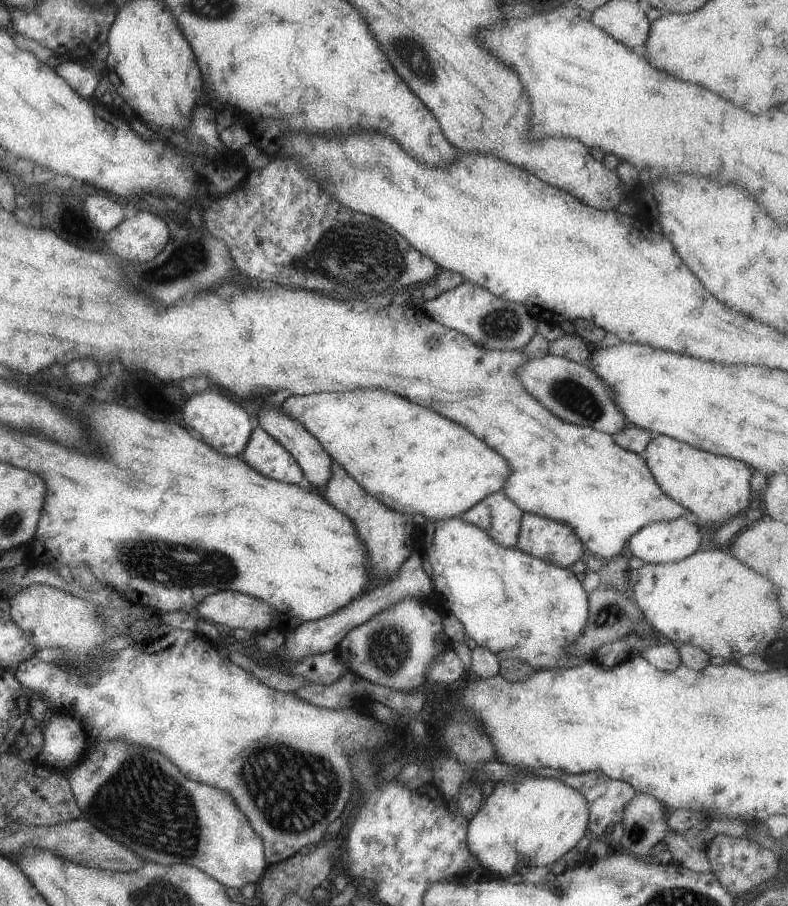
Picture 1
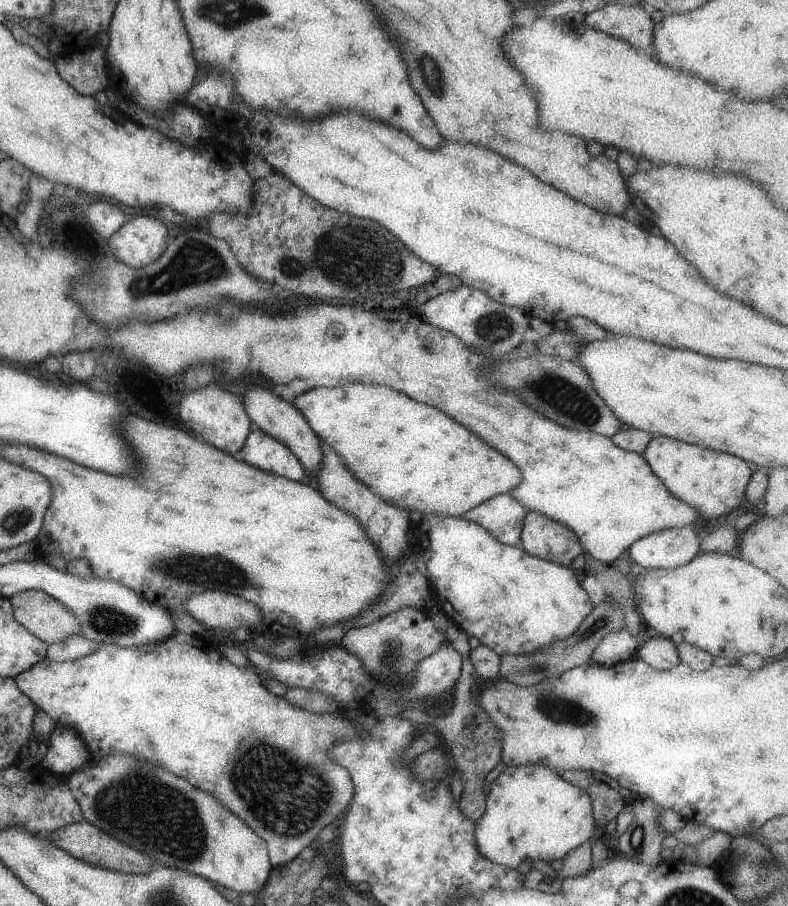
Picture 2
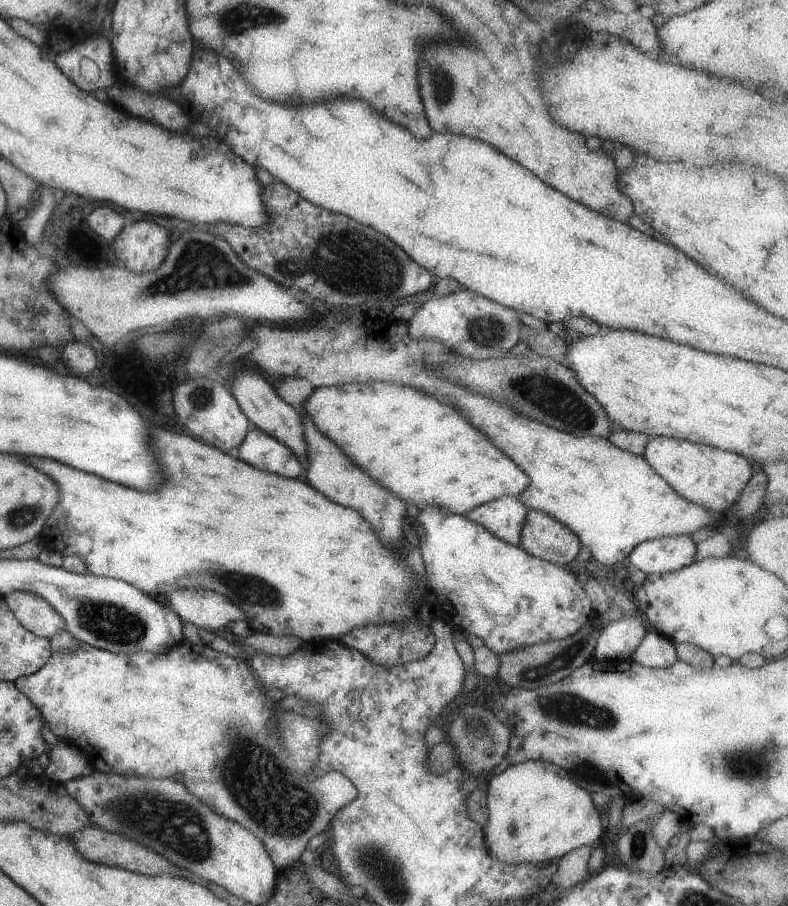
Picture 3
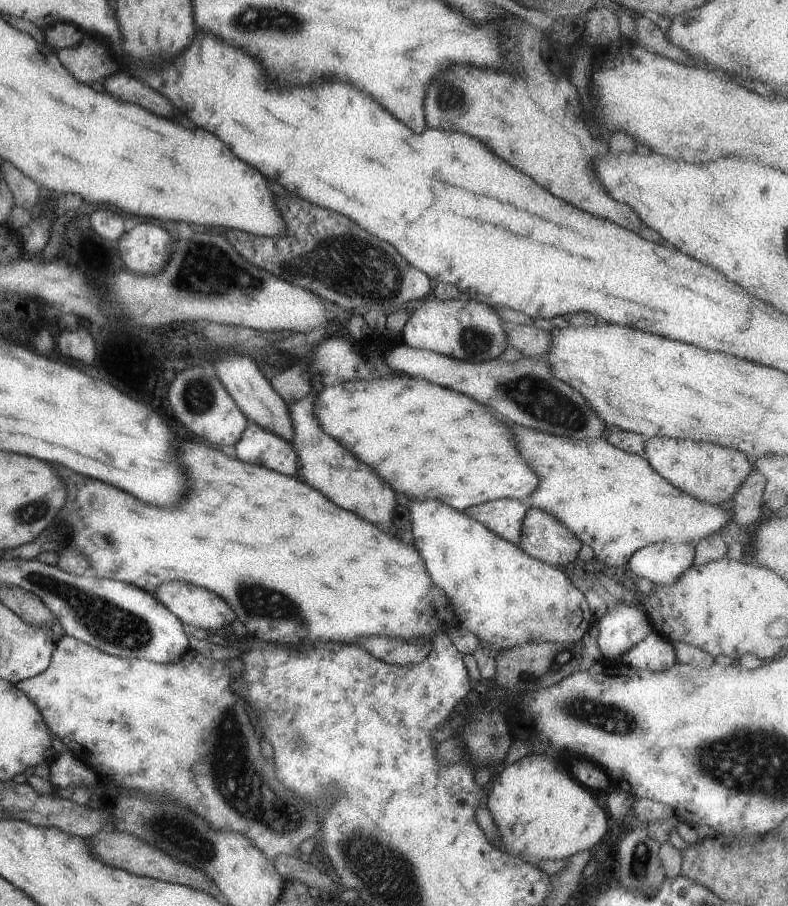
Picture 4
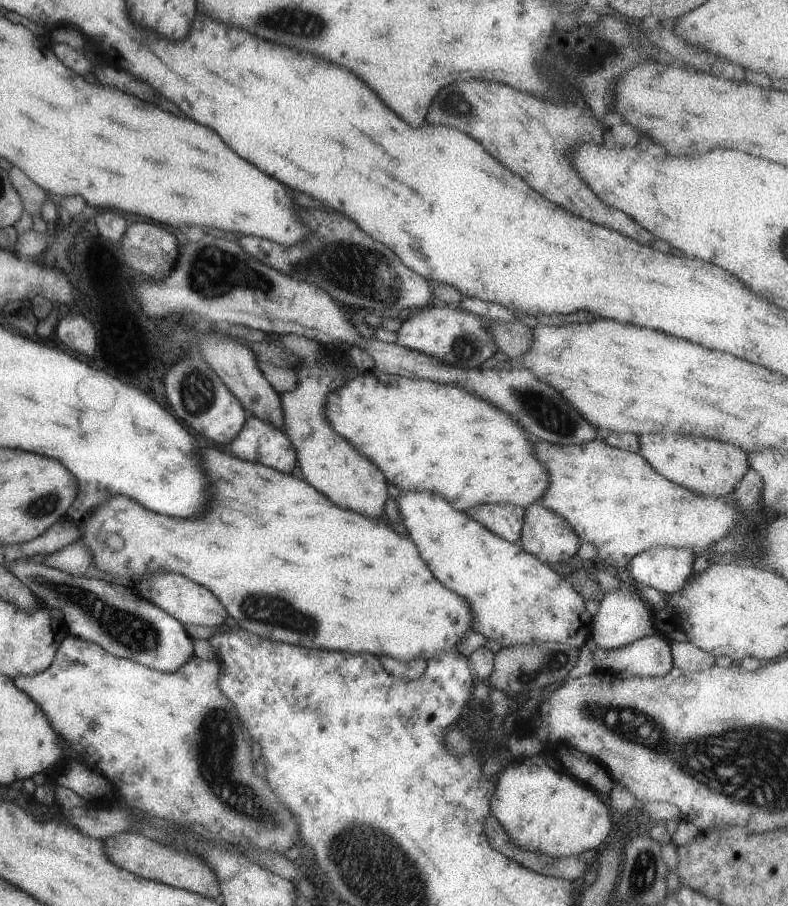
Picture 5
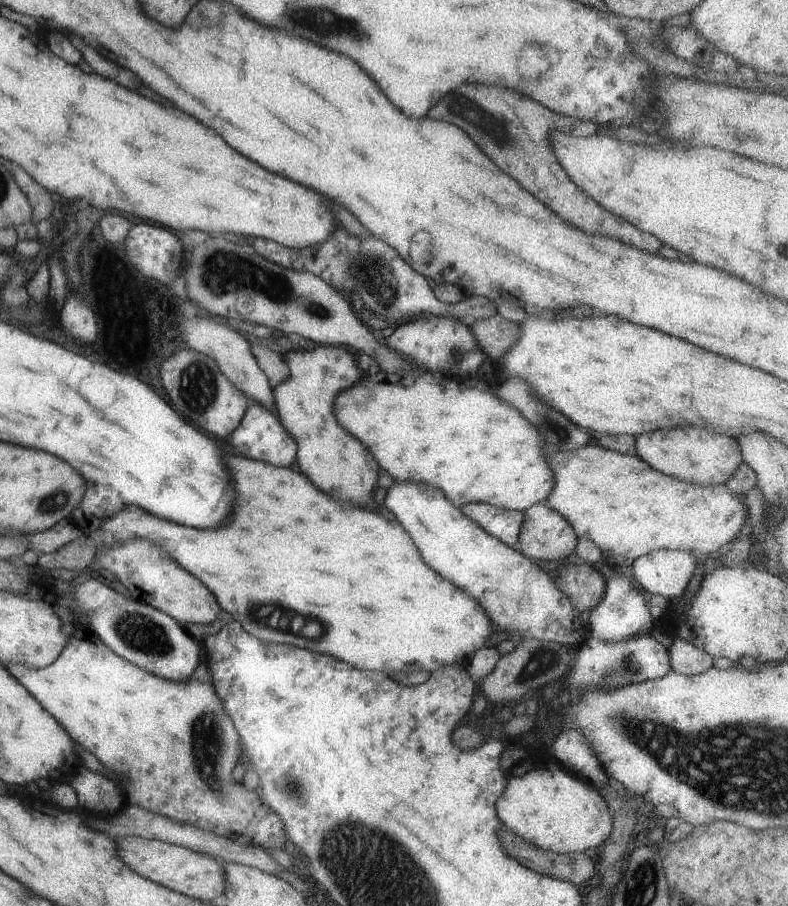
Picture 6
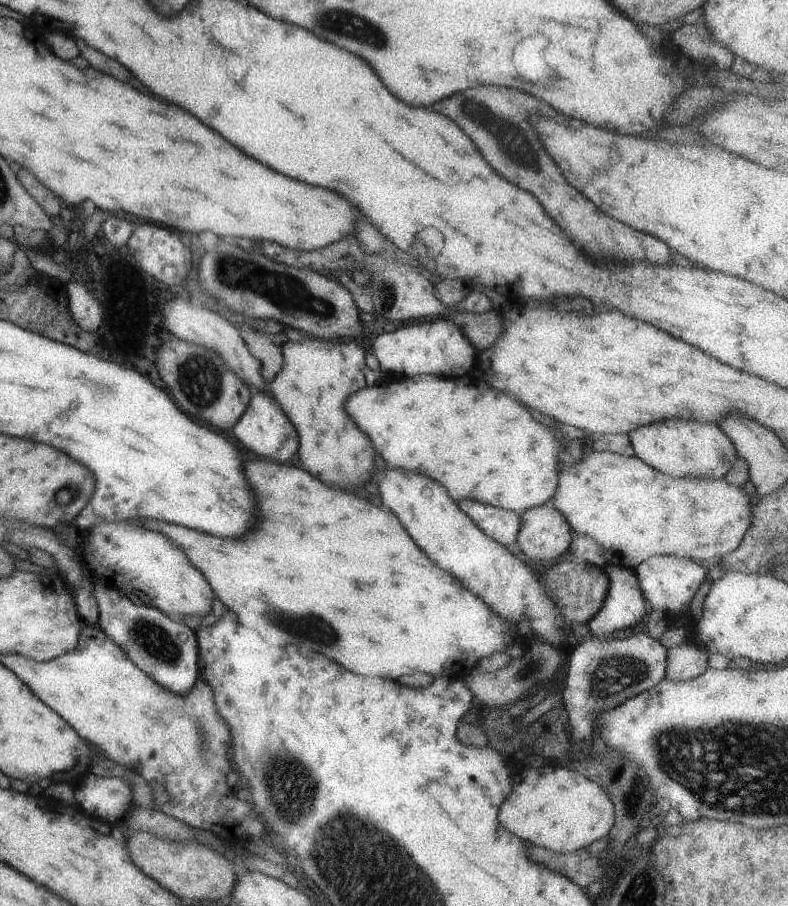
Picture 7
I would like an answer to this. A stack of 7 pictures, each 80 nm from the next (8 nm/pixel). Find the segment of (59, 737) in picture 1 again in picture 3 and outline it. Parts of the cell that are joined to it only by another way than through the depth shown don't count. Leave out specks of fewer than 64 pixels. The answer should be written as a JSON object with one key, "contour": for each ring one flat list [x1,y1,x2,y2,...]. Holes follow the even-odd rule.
{"contour":[[58,739,47,753,49,762,43,774,54,783,65,784,72,778,91,774,95,768,94,765,87,763,86,756,83,756,76,746,71,746,67,741,61,739]]}

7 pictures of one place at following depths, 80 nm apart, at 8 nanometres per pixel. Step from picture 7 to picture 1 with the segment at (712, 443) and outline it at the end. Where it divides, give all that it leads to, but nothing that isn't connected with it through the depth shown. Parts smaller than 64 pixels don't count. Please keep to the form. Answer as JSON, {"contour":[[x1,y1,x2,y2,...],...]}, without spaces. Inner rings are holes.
{"contour":[[653,434,641,455,659,488,671,500,680,504,694,520,699,518,700,522,727,521,743,508,751,506,751,470,743,462,715,456,670,436,657,434]]}

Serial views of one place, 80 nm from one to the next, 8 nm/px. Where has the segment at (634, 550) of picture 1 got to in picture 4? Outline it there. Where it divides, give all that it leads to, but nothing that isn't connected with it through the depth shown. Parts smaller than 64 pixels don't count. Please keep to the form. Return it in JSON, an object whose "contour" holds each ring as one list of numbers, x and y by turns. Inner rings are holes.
{"contour":[[659,542,635,550,626,569,633,577,668,585,692,565,694,544]]}

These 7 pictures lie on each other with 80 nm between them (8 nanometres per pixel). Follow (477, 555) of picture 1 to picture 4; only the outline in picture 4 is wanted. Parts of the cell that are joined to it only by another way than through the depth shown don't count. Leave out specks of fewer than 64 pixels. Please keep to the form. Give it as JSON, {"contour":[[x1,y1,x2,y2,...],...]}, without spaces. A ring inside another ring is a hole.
{"contour":[[409,500,411,503,407,509,414,548,417,548,429,578,443,590,452,605,457,620,455,624,469,630,493,652,539,641,579,641,582,634,597,622,597,618,589,611,583,593,557,567,531,558,518,546,501,539,464,512,453,510,438,500]]}

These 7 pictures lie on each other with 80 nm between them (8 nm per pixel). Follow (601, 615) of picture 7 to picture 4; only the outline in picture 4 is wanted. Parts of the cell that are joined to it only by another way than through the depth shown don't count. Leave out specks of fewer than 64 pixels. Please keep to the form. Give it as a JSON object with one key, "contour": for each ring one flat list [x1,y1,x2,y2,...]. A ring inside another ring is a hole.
{"contour":[[633,594,631,597,637,606,630,607,625,603,608,599,607,613,599,617,595,623,598,628,596,643,601,659,618,659,644,636,653,632,646,612,638,605]]}

